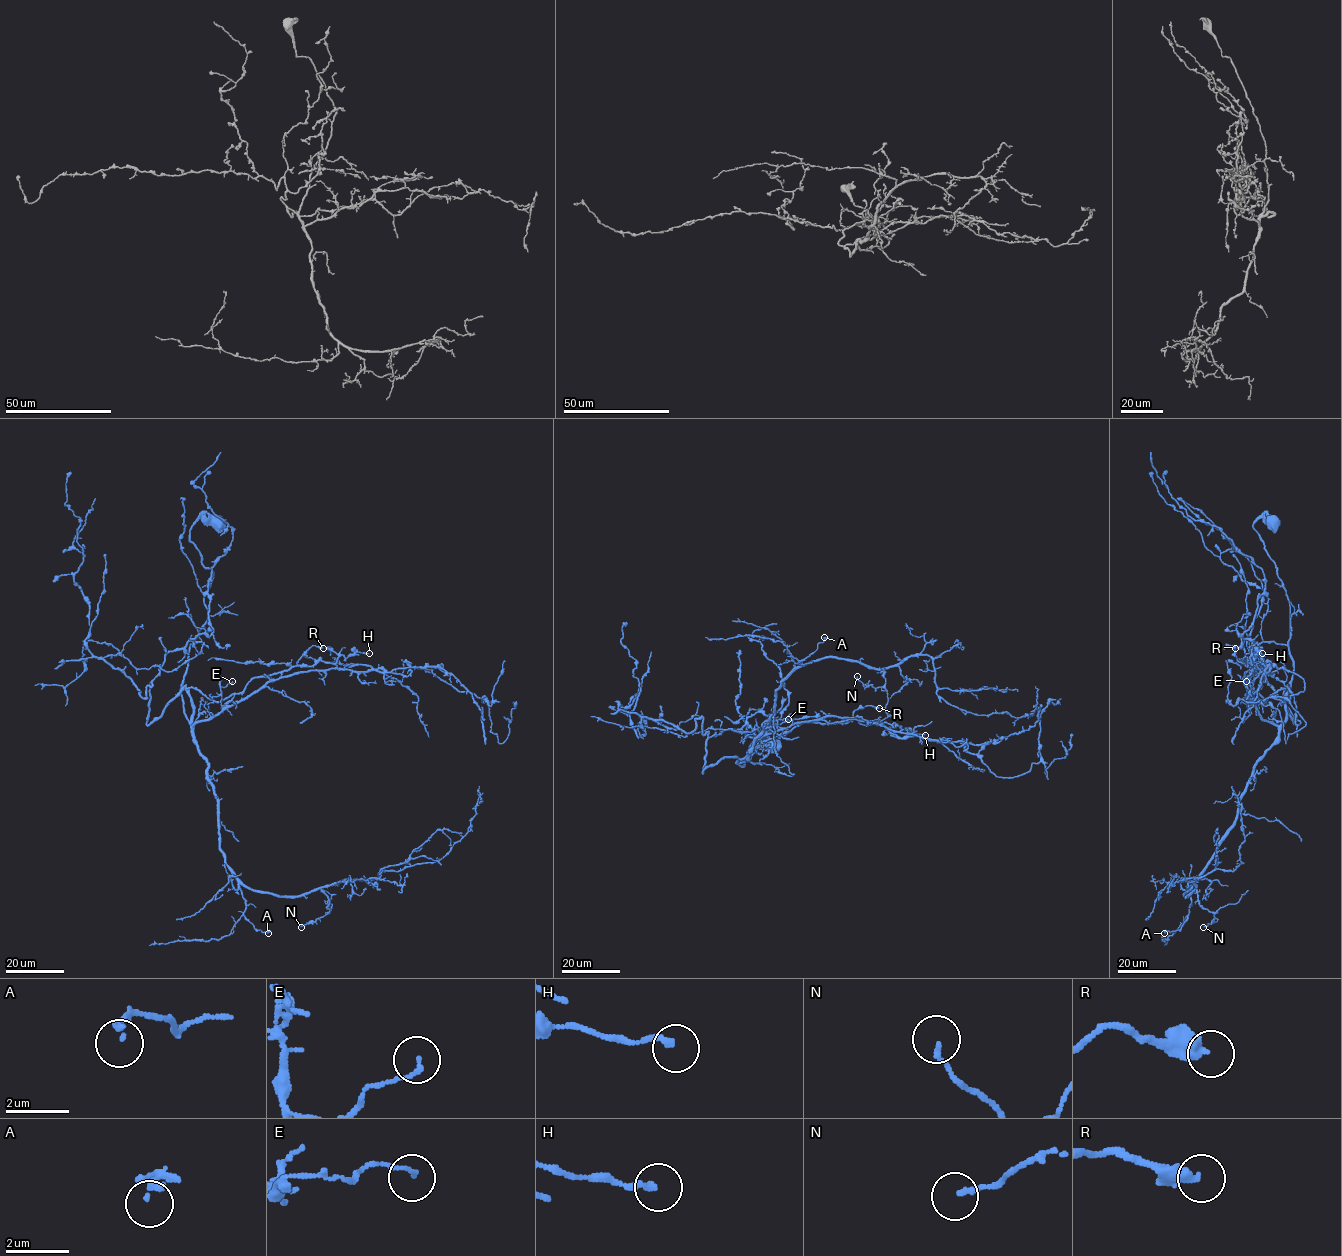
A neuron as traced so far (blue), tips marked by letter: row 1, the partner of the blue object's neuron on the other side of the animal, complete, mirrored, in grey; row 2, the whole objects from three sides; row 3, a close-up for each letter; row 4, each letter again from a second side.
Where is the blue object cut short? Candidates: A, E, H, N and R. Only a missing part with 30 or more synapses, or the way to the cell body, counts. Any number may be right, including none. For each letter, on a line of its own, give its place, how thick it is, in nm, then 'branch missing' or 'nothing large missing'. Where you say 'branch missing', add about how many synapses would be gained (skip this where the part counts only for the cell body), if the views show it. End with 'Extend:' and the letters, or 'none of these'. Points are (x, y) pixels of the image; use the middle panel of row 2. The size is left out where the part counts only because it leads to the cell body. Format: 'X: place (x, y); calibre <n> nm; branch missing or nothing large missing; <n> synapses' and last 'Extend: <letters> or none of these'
A: place (824, 637); calibre 170 nm; nothing large missing
E: place (788, 719); calibre 120 nm; nothing large missing
H: place (925, 735); calibre 200 nm; nothing large missing
N: place (857, 676); calibre 140 nm; nothing large missing
R: place (879, 708); calibre 400 nm; nothing large missing
Extend: none of these

